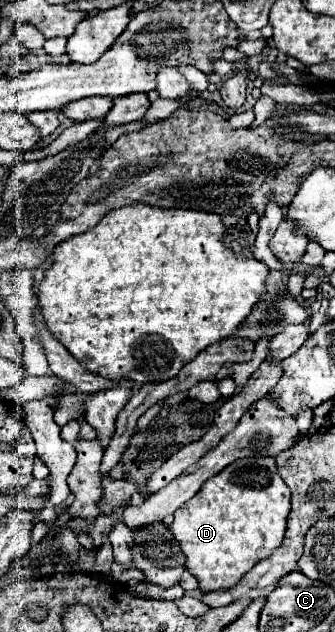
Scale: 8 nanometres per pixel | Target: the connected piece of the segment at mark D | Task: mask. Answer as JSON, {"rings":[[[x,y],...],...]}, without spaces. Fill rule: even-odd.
{"rings":[[[242,458],[226,466],[210,480],[206,480],[202,488],[196,492],[196,496],[192,496],[186,504],[182,504],[174,512],[170,532],[174,540],[178,540],[180,550],[186,556],[184,568],[198,580],[200,590],[206,594],[218,588],[234,586],[260,560],[268,558],[282,544],[288,512],[290,512],[290,490],[278,476],[274,458]]]}

